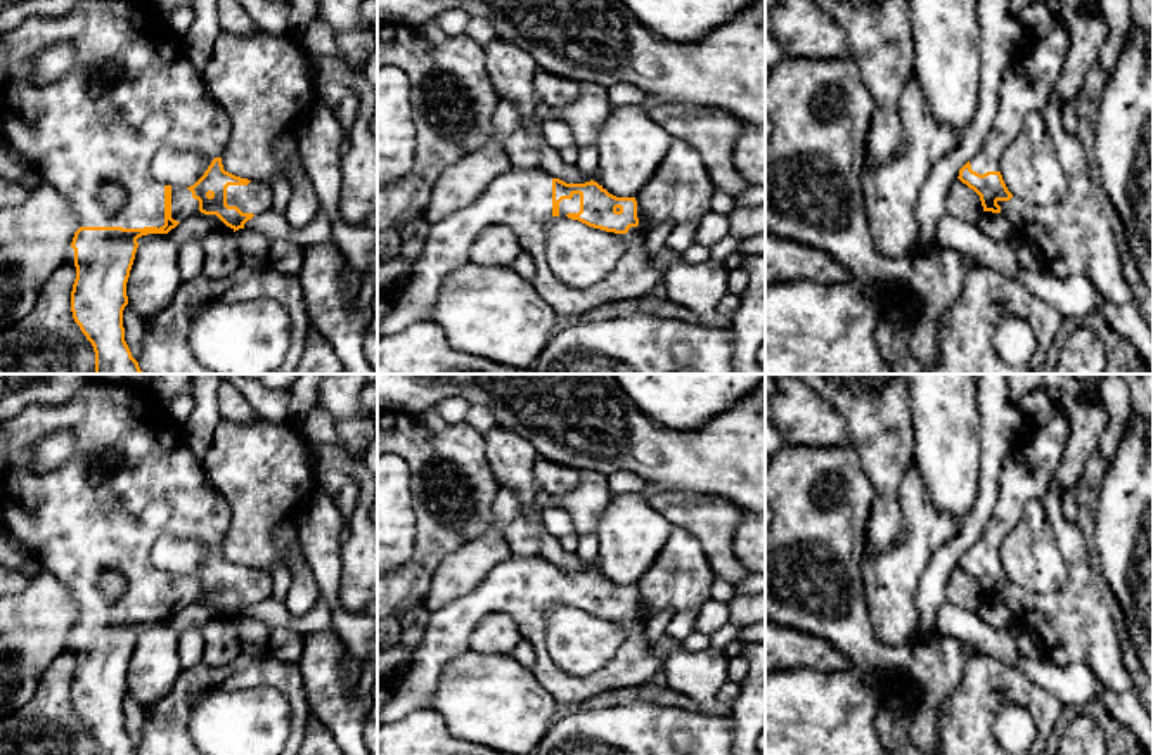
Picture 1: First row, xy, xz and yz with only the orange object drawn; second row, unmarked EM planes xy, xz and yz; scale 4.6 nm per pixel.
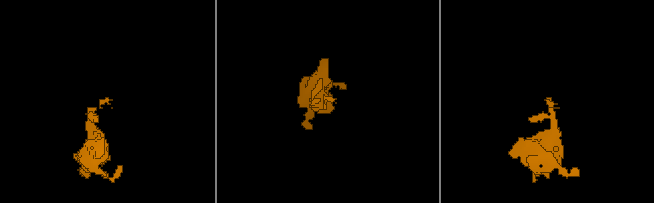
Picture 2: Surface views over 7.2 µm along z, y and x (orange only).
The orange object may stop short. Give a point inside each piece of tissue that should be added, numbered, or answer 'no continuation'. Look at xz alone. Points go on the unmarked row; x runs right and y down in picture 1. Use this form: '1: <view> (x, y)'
1: xz (572, 593)

